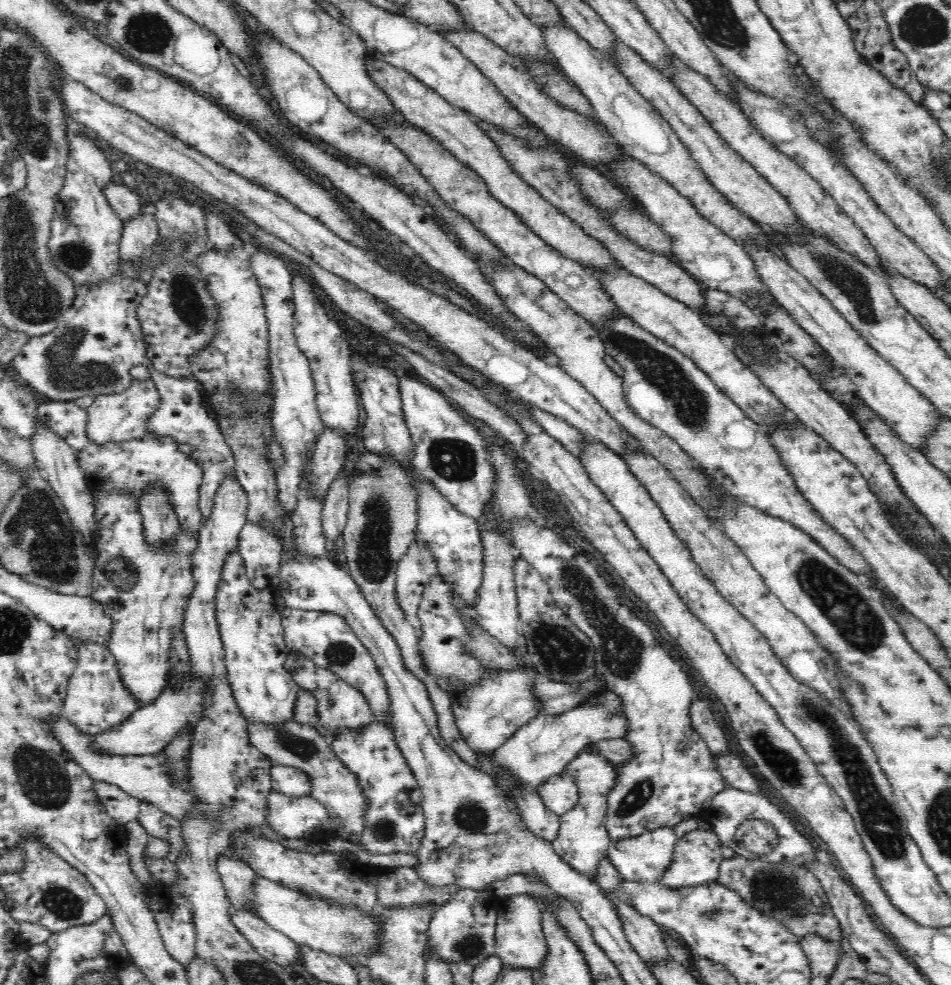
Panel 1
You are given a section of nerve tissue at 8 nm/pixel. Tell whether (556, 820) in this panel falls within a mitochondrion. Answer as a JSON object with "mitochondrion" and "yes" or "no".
{"mitochondrion":"no"}

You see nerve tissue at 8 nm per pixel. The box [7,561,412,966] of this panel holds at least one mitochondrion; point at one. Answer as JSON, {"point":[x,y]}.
{"point":[42,778]}

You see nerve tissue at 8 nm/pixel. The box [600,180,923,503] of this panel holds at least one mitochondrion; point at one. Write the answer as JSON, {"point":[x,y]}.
{"point":[690,404]}

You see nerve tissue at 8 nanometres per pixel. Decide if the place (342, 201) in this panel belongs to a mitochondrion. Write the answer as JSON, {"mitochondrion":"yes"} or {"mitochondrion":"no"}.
{"mitochondrion":"no"}

